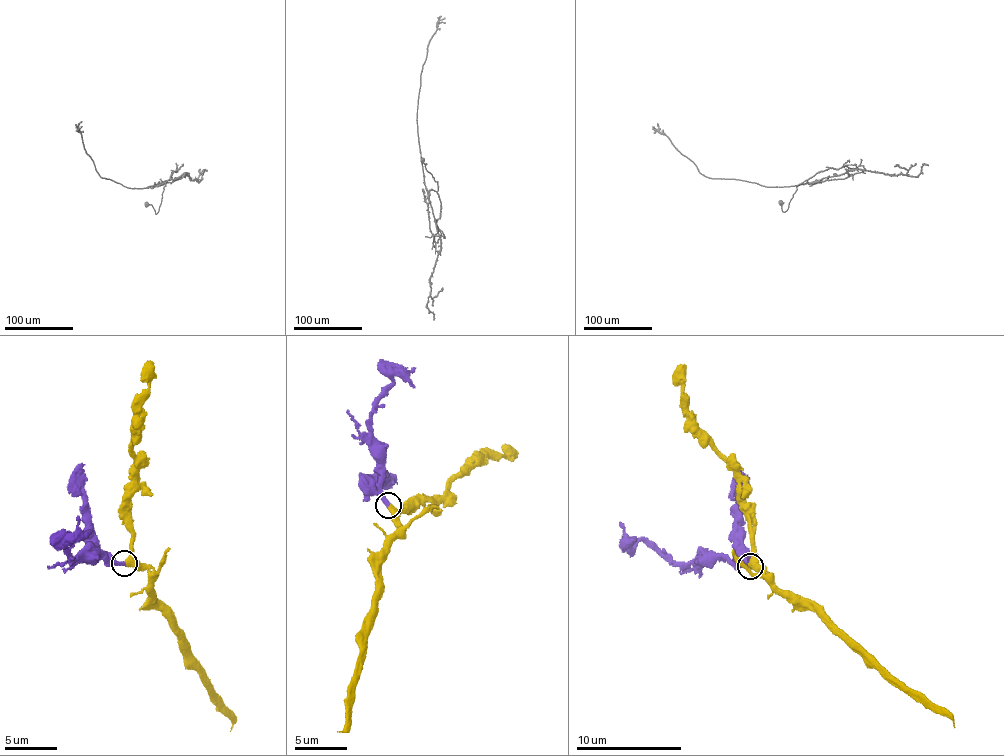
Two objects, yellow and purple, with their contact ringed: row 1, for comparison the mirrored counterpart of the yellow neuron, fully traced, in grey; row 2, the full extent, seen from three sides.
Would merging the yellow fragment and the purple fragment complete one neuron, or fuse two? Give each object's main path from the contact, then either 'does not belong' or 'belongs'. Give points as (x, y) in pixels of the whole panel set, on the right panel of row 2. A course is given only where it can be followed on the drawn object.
yellow runs (749, 567), (761, 566), (781, 590), (814, 600), (895, 678), (937, 704), (954, 728); purple runs (750, 567), (729, 564), (726, 559), (668, 562), (642, 541), (631, 541), (620, 523); belongs

